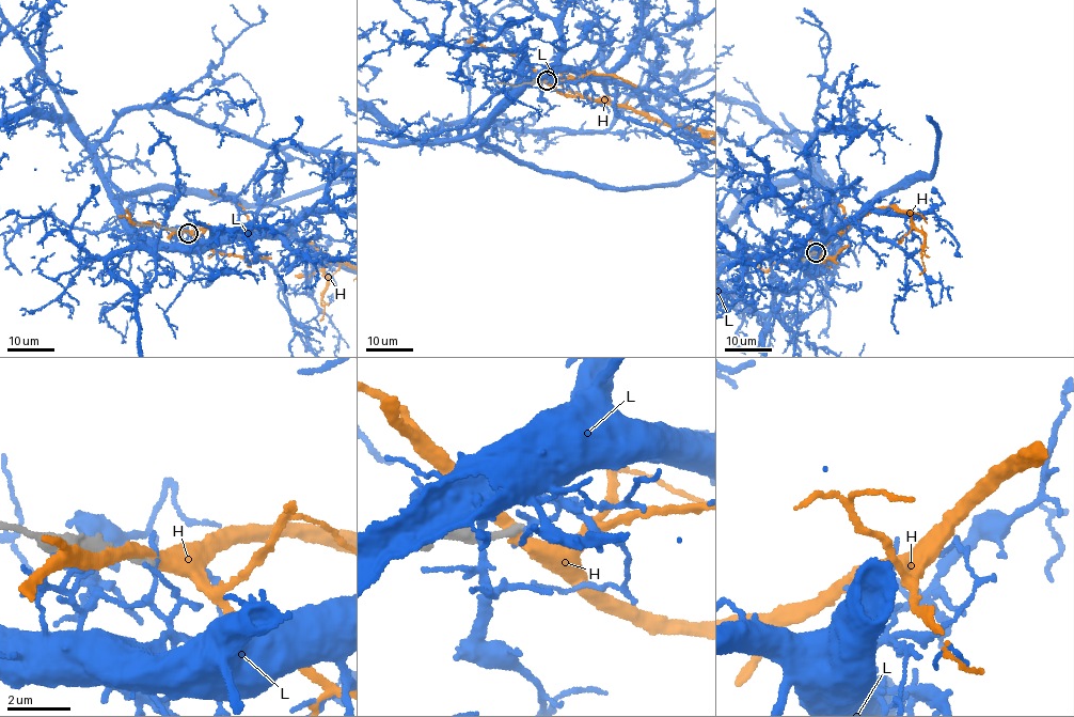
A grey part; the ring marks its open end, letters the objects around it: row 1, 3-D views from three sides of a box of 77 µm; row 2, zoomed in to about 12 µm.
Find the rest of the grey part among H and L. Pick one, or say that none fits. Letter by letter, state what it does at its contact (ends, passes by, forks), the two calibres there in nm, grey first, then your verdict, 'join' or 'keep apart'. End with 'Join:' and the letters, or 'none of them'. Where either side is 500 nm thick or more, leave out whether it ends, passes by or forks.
H: it passes by; 260 nm thick on the grey side, 380 nm on the other; keep apart
L: it ends there; 240 nm thick on the grey side, 150 nm on the other; keep apart
Join: none of them

